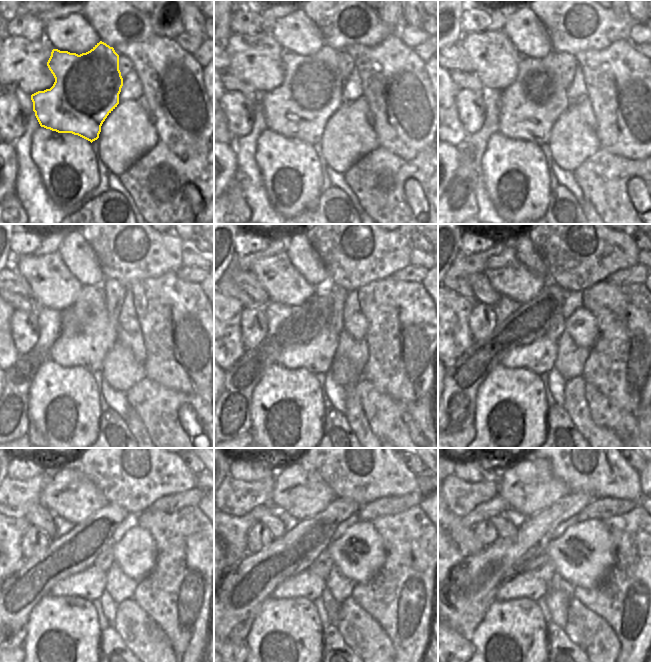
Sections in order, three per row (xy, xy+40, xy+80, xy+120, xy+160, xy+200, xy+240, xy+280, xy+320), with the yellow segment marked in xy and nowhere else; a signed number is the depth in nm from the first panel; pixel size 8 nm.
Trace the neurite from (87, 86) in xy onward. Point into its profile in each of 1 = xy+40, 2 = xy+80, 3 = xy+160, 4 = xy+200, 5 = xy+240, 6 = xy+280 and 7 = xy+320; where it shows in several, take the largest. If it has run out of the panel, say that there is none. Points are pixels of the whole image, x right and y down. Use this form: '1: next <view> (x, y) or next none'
1: next xy+40 (312, 90)
2: next xy+80 (530, 106)
3: next xy+160 (316, 355)
4: next xy+200 (539, 356)
5: next xy+240 (89, 584)
6: next xy+280 (306, 584)
7: next xy+320 (523, 585)

